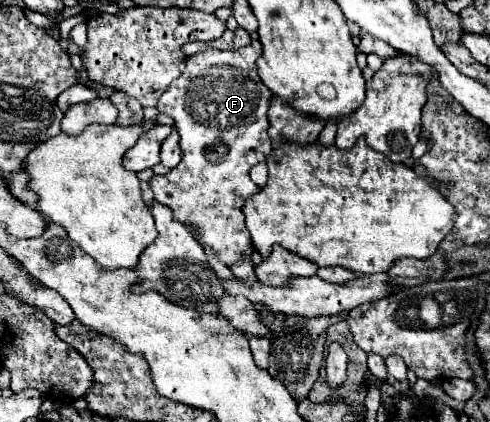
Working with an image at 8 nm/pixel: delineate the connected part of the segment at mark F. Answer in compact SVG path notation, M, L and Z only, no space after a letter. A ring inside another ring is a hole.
M252 41L240 51L216 51L208 49L204 53L196 53L186 59L186 67L176 81L162 93L156 109L174 119L176 131L180 133L182 161L170 169L166 175L154 175L150 179L150 187L158 203L168 205L174 211L174 217L182 221L188 229L198 227L202 233L202 241L210 245L222 263L232 265L244 253L252 253L252 243L248 237L248 229L244 225L242 205L248 197L260 191L258 185L250 179L248 171L252 165L264 161L264 157L272 151L272 141L268 137L268 105L272 99L272 91L260 81L256 59L262 53L262 45Z

